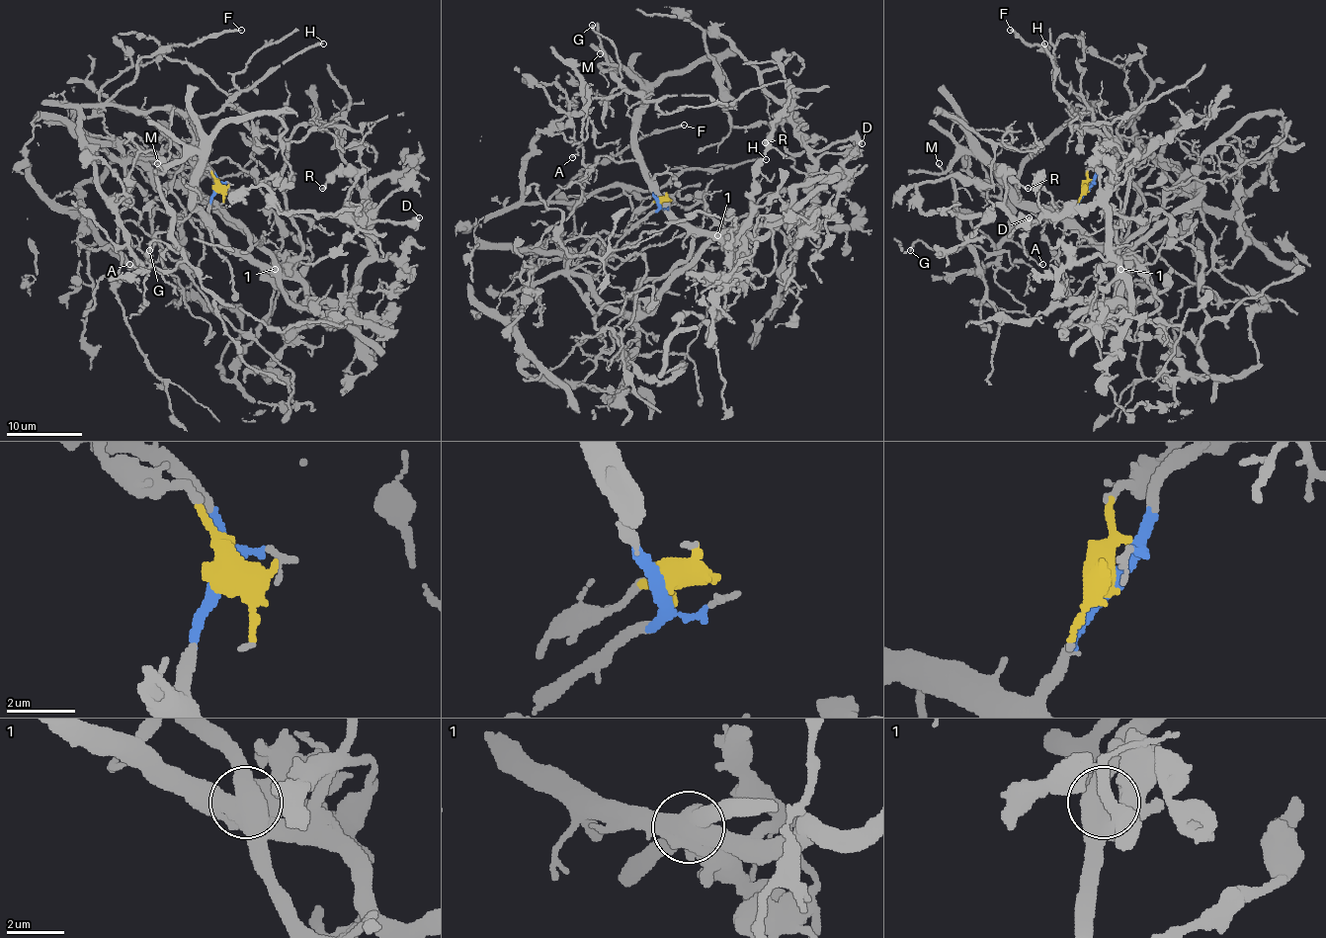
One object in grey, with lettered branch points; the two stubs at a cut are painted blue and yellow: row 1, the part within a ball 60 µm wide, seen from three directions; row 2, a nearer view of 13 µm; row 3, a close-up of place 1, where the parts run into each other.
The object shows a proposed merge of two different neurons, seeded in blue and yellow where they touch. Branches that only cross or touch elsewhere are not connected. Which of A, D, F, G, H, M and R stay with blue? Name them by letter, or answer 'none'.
D, G, M, R

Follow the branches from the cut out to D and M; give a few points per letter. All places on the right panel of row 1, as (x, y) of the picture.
D: (1085, 188), (1072, 213), (1118, 262), (1121, 301), (1103, 303), (1118, 260), (1099, 206), (1029, 216)
M: (1085, 188), (1068, 214), (1057, 214), (1019, 202), (989, 165), (971, 156), (962, 154), (946, 171), (938, 164)

